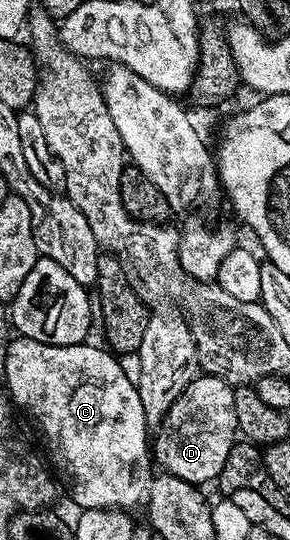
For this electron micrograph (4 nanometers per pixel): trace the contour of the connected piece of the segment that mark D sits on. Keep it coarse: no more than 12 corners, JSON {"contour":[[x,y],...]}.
{"contour":[[198,375],[151,441],[164,472],[216,482],[238,440],[234,386]]}

